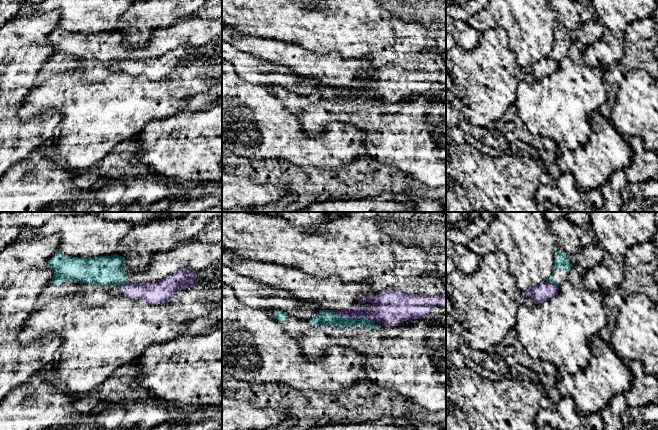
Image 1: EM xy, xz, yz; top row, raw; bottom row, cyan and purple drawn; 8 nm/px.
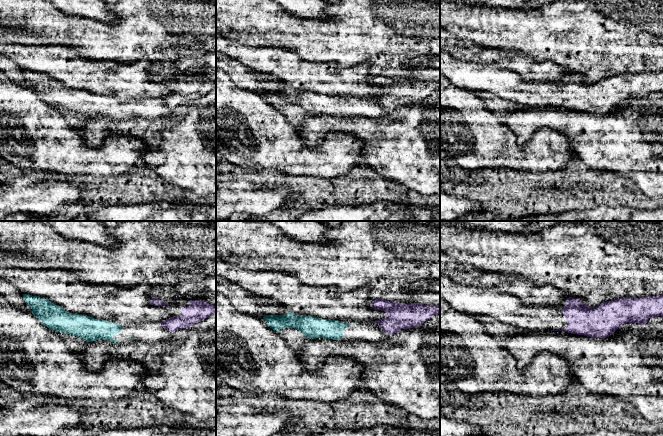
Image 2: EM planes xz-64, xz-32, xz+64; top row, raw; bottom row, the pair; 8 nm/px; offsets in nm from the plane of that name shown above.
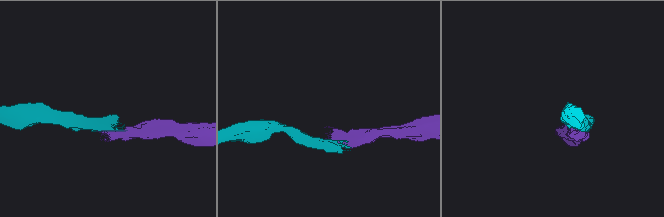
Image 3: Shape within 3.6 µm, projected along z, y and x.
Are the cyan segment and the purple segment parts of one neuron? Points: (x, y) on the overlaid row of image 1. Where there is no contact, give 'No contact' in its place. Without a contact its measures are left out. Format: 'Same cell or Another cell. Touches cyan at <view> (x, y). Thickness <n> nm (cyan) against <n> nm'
Another cell. Touches cyan at xz (349, 317). Thickness 130 nm (cyan) against 160 nm

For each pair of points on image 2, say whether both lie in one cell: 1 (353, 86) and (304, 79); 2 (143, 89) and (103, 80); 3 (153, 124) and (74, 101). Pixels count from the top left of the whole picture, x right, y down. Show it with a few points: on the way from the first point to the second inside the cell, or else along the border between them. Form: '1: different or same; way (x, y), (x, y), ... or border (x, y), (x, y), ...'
1: same; way (341, 81), (316, 79)
2: same; way (133, 83), (113, 80)
3: different; border (106, 115), (112, 118), (146, 117), (152, 119)

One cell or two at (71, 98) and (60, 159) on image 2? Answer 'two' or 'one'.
two

